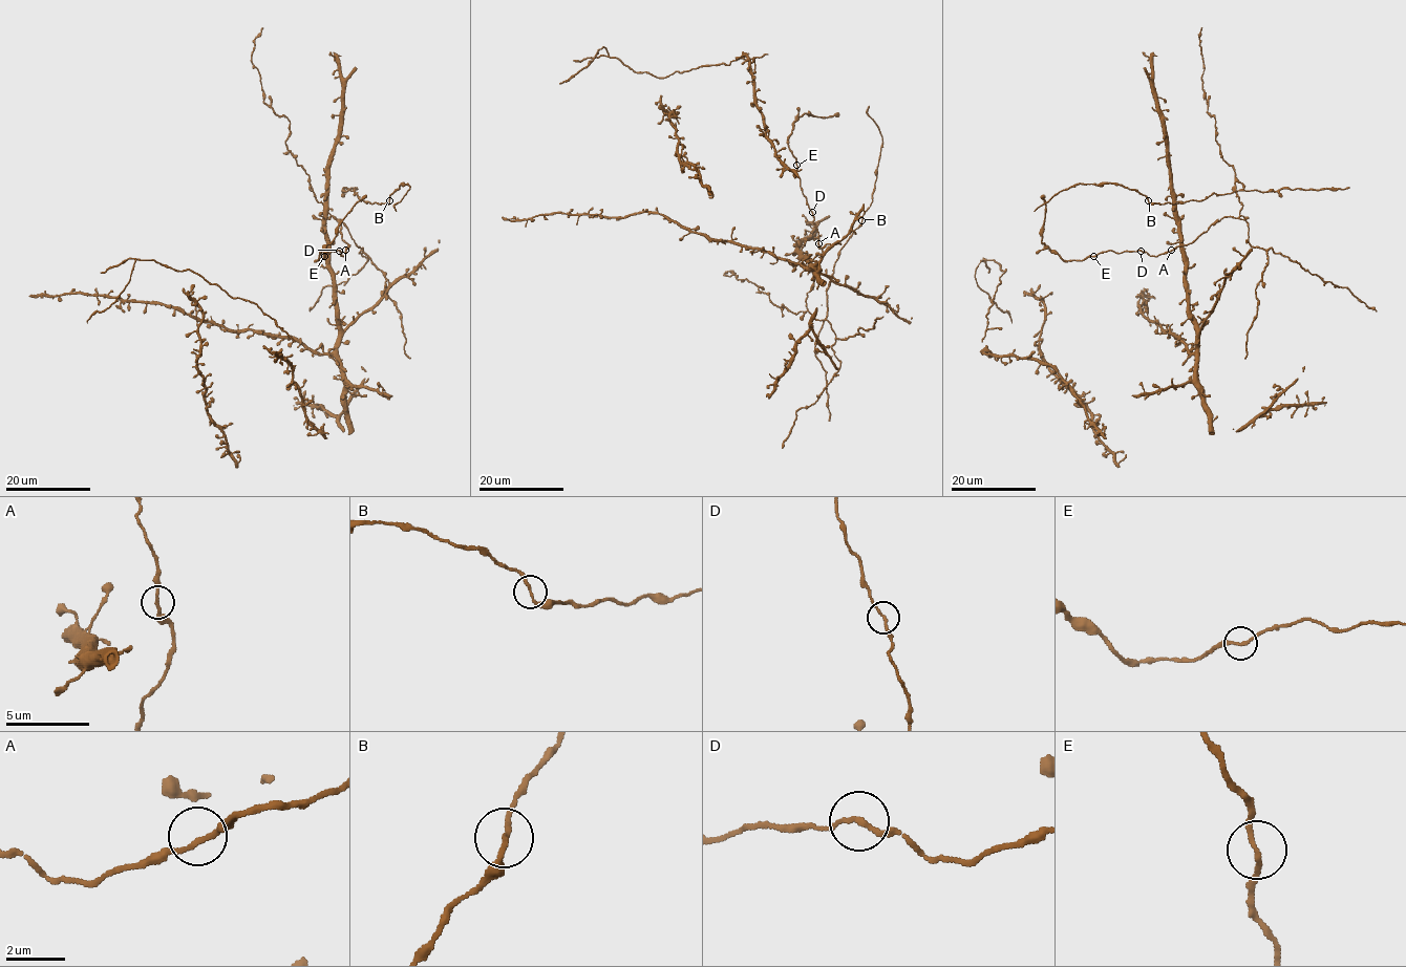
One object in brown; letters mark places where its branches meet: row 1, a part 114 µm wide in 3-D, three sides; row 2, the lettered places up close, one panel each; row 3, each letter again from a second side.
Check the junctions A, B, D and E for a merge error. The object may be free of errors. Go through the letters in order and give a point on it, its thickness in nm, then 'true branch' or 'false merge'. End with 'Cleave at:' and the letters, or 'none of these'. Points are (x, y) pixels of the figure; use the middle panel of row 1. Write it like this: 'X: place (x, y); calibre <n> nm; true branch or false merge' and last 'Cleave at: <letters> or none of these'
A: place (818, 243); calibre 170 nm; true branch
B: place (861, 220); calibre 160 nm; true branch
D: place (812, 212); calibre 150 nm; true branch
E: place (796, 165); calibre 160 nm; true branch
Cleave at: none of these

